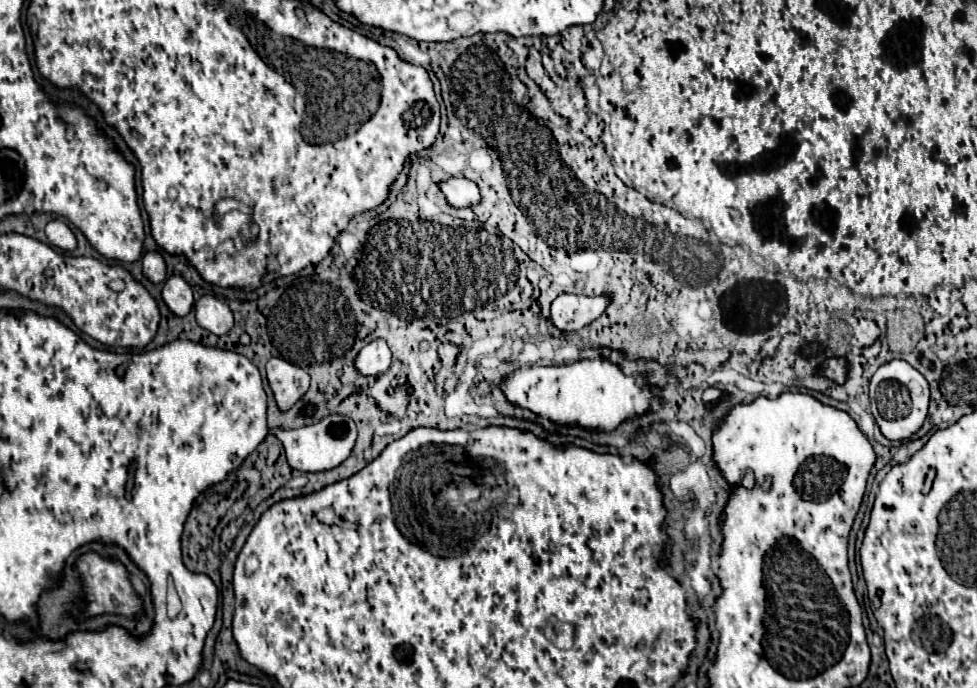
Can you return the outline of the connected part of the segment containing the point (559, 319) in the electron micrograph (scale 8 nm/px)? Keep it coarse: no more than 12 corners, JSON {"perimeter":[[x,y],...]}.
{"perimeter":[[559,295],[551,323],[579,331],[607,307],[607,297]]}

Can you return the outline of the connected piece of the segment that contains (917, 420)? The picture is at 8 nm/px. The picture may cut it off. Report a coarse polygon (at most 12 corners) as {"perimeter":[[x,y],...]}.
{"perimeter":[[903,359],[877,369],[873,413],[889,441],[927,419],[929,383]]}

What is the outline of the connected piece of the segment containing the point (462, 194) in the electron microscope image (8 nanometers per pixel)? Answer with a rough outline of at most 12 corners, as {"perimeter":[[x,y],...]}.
{"perimeter":[[453,177],[439,187],[453,207],[481,201],[473,181]]}

